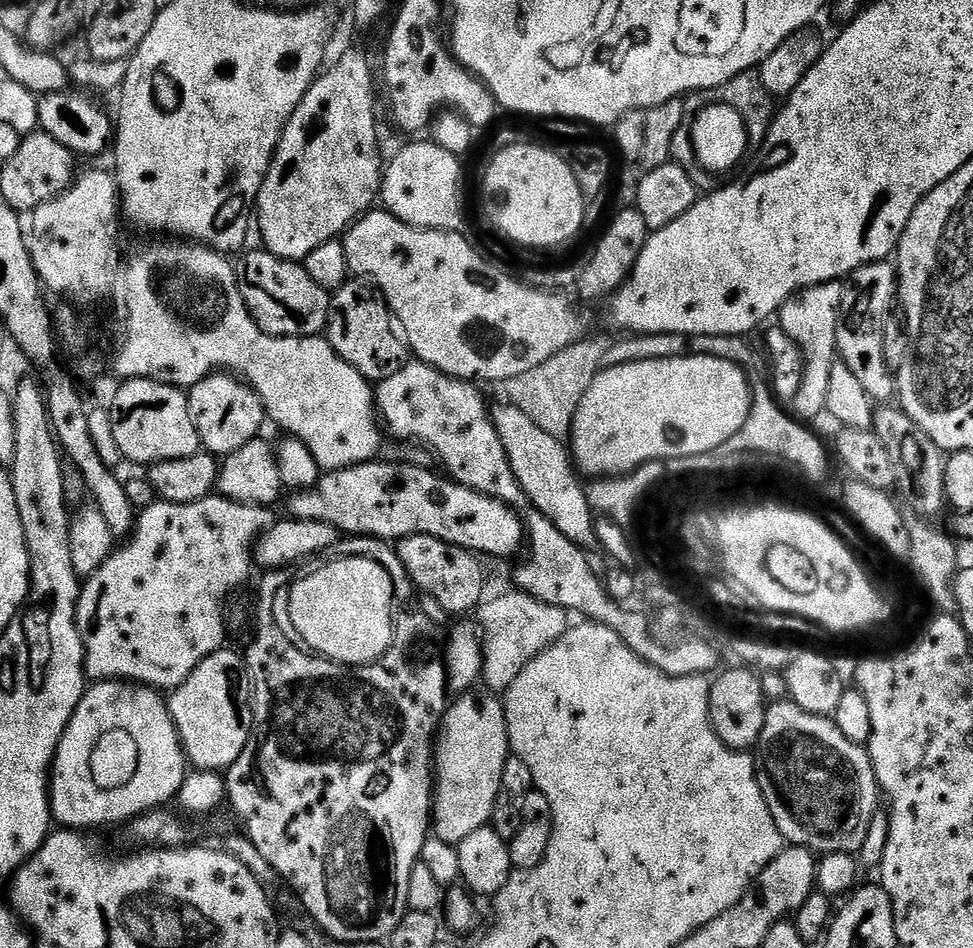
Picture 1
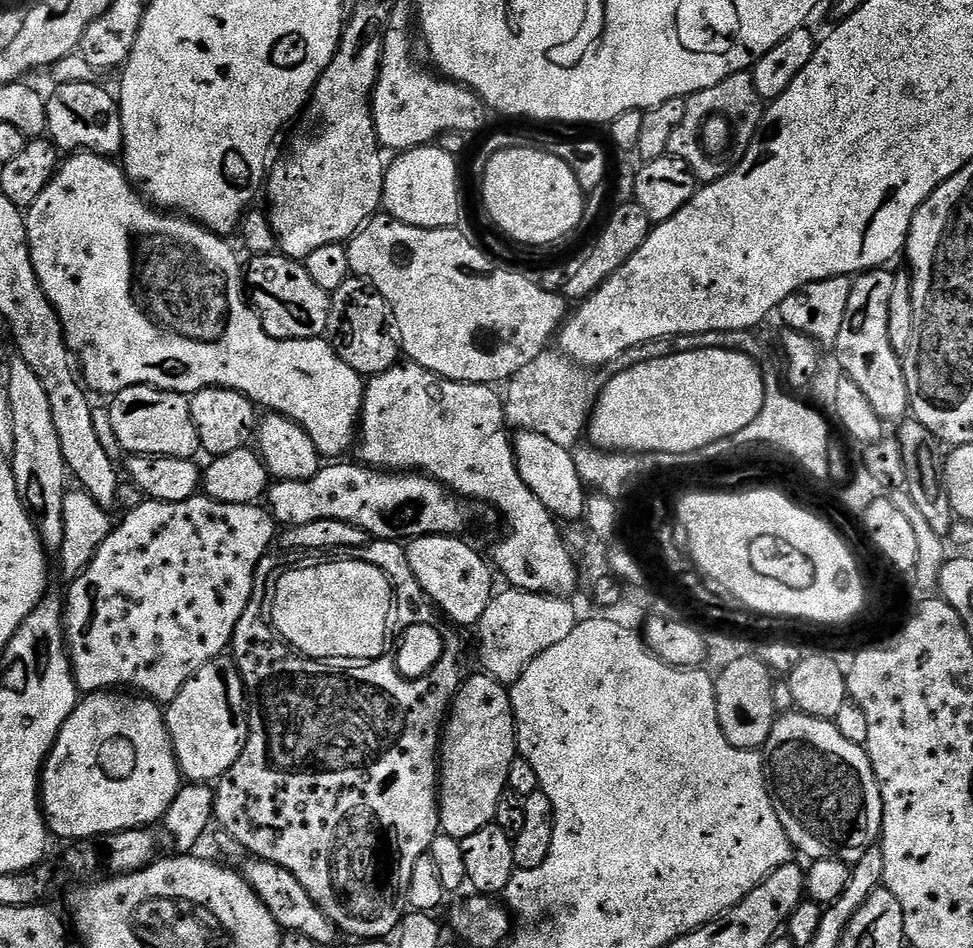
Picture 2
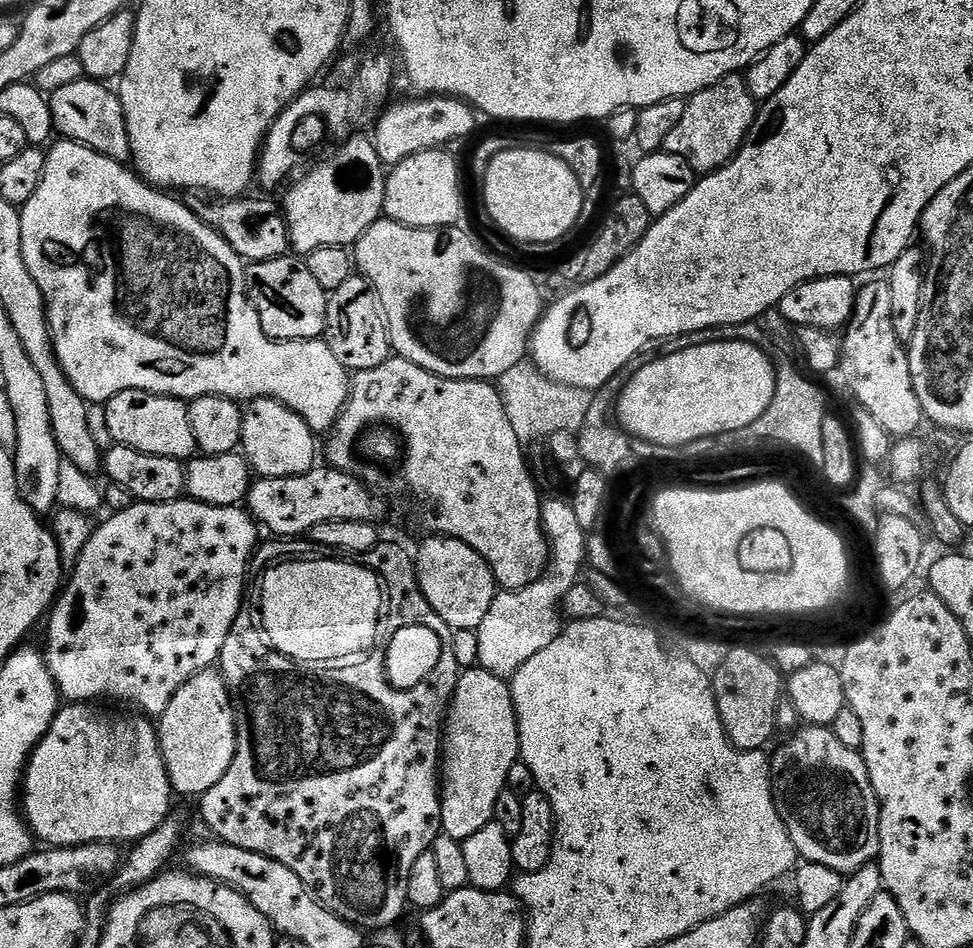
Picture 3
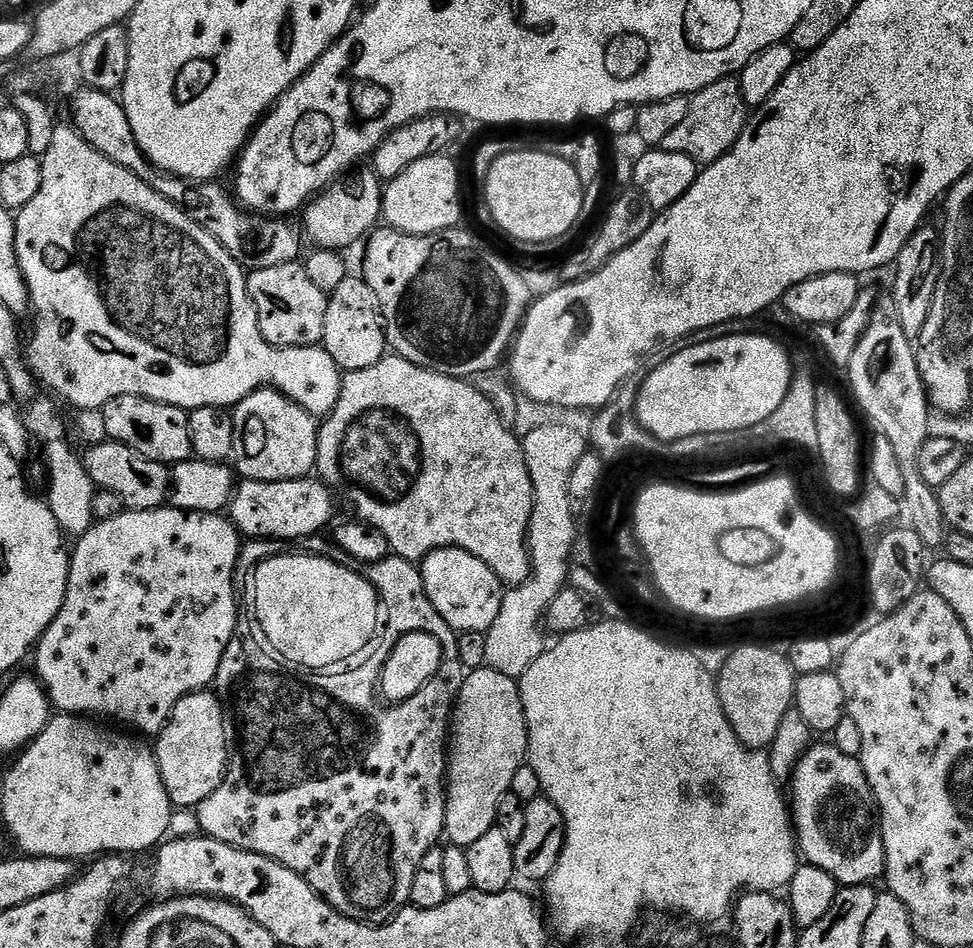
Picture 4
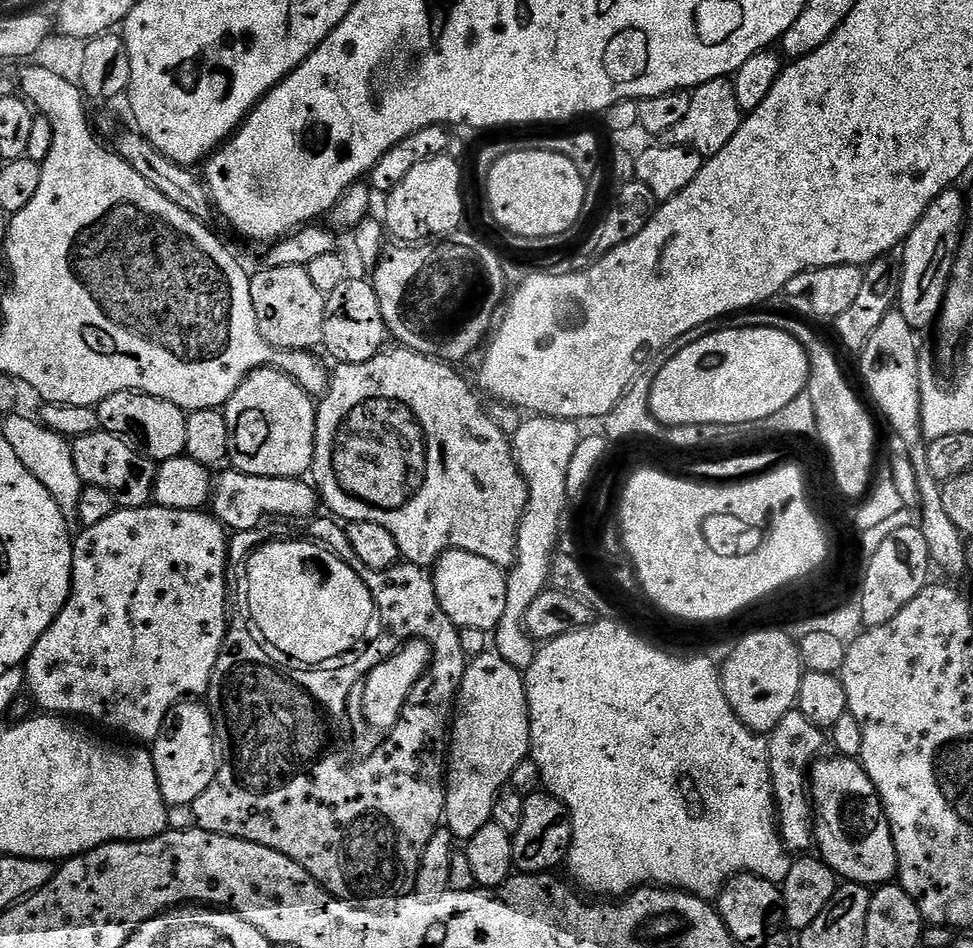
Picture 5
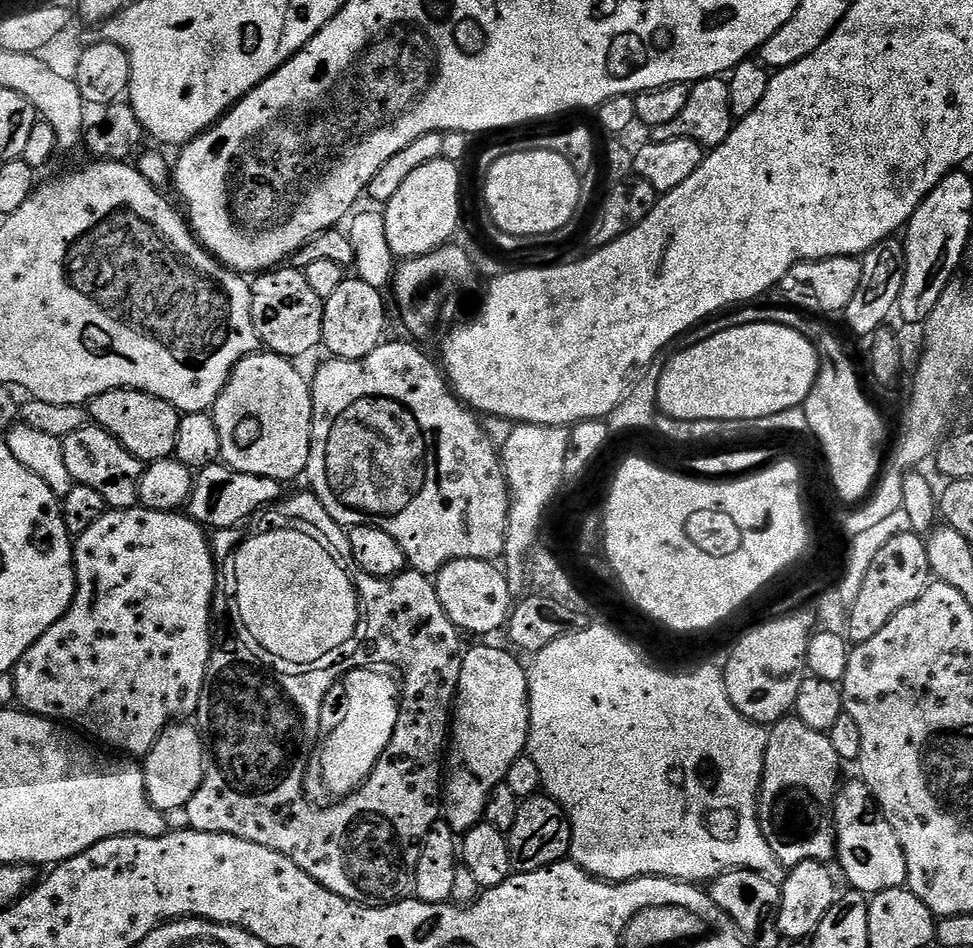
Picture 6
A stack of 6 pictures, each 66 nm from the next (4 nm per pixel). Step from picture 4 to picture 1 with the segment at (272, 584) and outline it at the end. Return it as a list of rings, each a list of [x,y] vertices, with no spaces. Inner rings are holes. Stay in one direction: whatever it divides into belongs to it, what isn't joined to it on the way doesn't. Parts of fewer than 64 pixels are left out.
[[[345,556],[329,564],[321,563],[319,567],[317,572],[312,572],[309,576],[301,575],[291,585],[286,596],[289,614],[305,626],[316,624],[314,637],[323,658],[338,664],[350,665],[353,661],[360,660],[376,663],[394,644],[394,633],[389,629],[388,619],[388,615],[394,610],[392,575],[382,566],[378,566],[378,562],[353,556]]]

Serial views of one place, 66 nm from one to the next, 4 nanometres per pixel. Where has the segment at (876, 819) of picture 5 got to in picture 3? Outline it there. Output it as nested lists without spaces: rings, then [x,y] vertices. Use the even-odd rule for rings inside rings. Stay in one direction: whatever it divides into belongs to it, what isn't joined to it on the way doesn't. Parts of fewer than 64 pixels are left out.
[[[804,726],[799,730],[793,731],[789,736],[792,737],[776,753],[771,753],[770,772],[774,777],[776,805],[780,811],[782,822],[786,822],[786,830],[794,842],[797,853],[809,864],[830,866],[830,870],[841,874],[857,872],[862,866],[873,863],[880,854],[880,799],[874,794],[874,786],[870,782],[870,774],[866,770],[866,762],[863,755],[850,746],[842,746],[842,742],[838,742],[838,738],[832,733],[831,727],[828,726]]]

